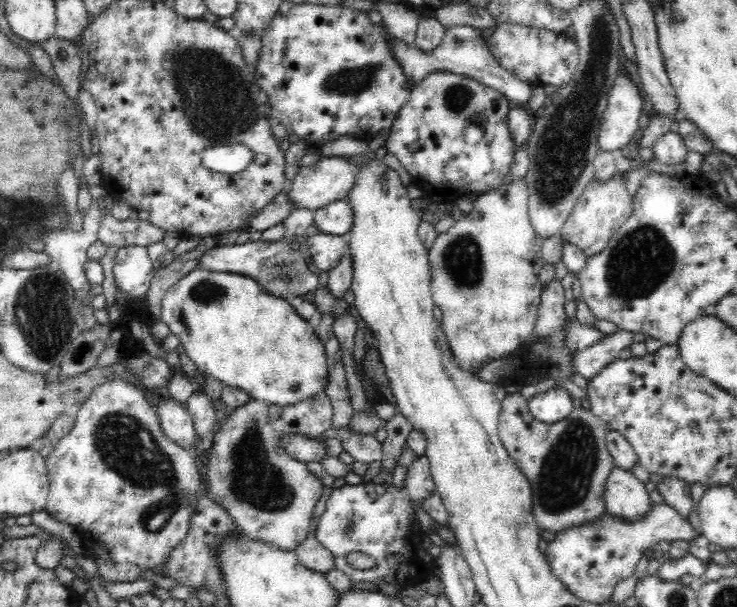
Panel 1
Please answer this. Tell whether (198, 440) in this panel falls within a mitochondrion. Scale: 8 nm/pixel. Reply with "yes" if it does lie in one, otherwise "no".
no

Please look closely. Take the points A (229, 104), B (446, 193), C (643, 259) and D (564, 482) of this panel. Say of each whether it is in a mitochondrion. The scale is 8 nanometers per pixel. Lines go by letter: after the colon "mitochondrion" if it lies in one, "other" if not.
A: mitochondrion
B: other
C: mitochondrion
D: mitochondrion

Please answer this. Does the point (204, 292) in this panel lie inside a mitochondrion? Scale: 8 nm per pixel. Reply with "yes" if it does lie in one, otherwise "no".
yes

